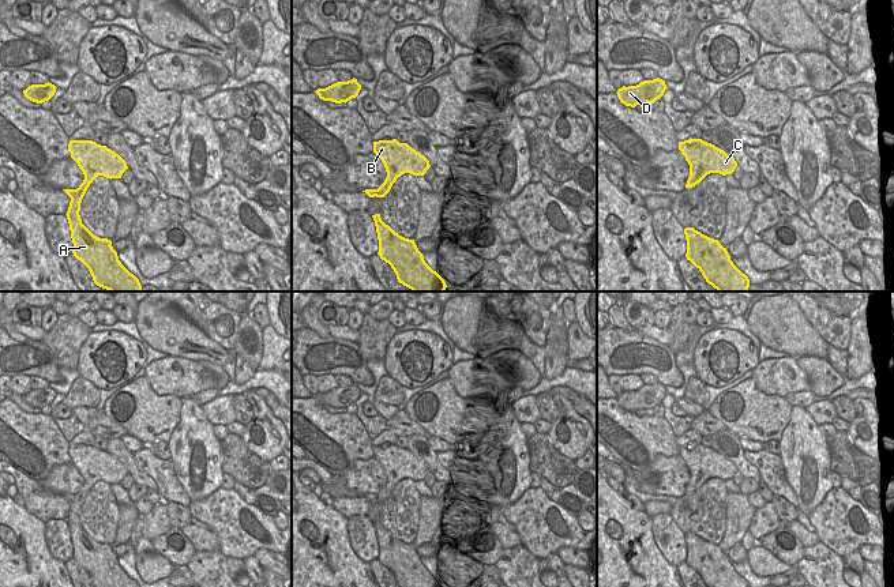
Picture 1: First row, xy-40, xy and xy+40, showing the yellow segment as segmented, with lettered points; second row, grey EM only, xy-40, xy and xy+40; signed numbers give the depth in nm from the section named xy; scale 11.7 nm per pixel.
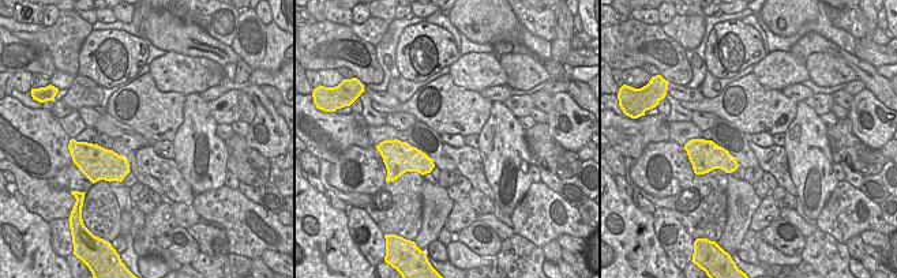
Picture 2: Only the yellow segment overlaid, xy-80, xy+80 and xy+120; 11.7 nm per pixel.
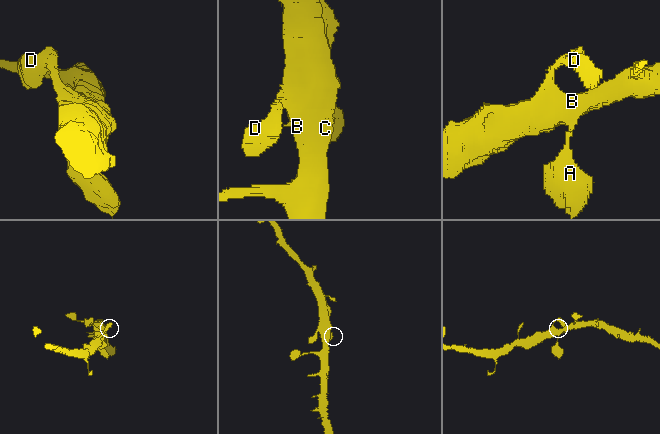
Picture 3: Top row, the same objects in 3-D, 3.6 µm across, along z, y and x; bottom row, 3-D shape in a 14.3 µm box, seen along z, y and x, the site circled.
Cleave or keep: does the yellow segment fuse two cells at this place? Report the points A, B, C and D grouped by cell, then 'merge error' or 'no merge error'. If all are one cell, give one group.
A B C D; no merge error

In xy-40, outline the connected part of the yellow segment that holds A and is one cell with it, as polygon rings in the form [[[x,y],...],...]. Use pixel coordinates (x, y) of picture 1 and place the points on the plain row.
[[[70,445],[68,456],[84,479],[76,494],[63,494],[70,503],[67,524],[72,543],[72,558],[90,576],[94,587],[139,587],[119,565],[117,557],[108,543],[94,541],[79,520],[82,504],[90,489],[98,482],[121,483],[128,474],[127,467],[106,451],[93,445]]]

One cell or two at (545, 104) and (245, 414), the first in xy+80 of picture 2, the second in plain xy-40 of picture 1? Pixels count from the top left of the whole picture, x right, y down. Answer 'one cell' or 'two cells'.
one cell

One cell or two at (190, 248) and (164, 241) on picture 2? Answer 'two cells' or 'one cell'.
one cell

